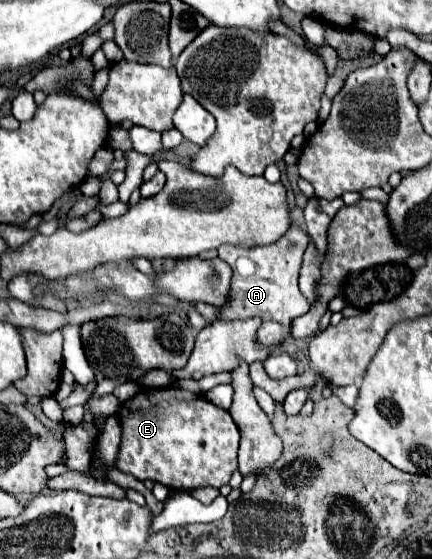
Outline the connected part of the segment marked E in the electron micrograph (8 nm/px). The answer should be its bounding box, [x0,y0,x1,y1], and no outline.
[117,389,239,491]

